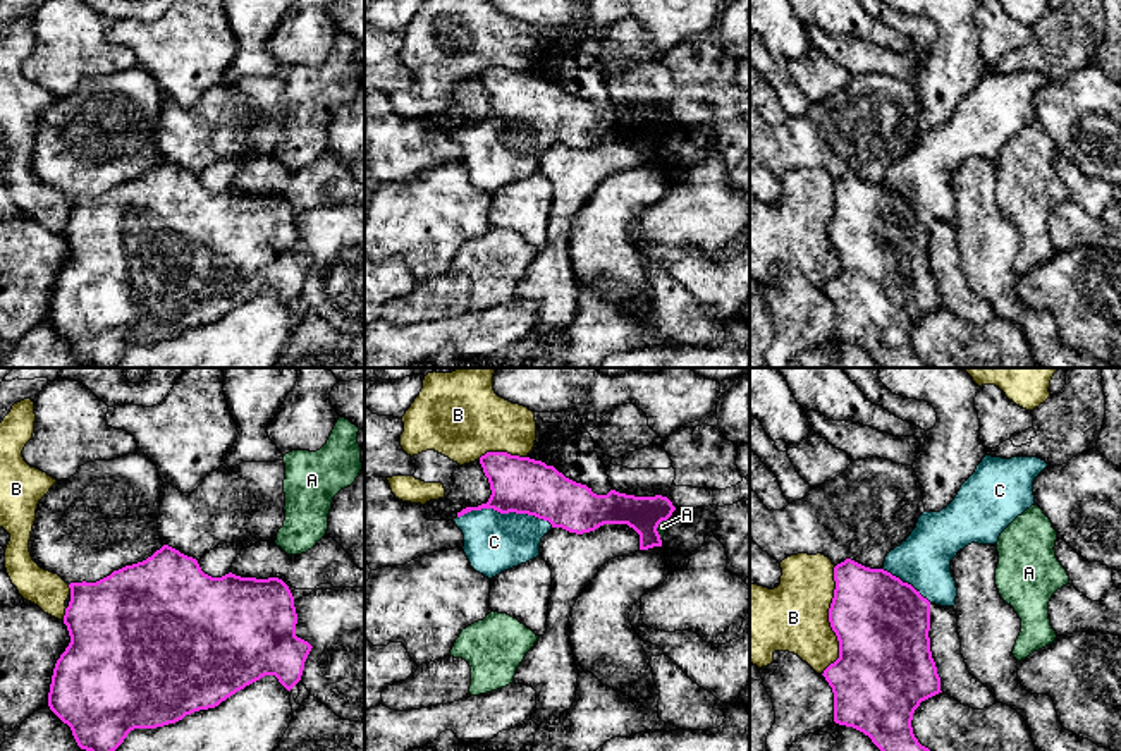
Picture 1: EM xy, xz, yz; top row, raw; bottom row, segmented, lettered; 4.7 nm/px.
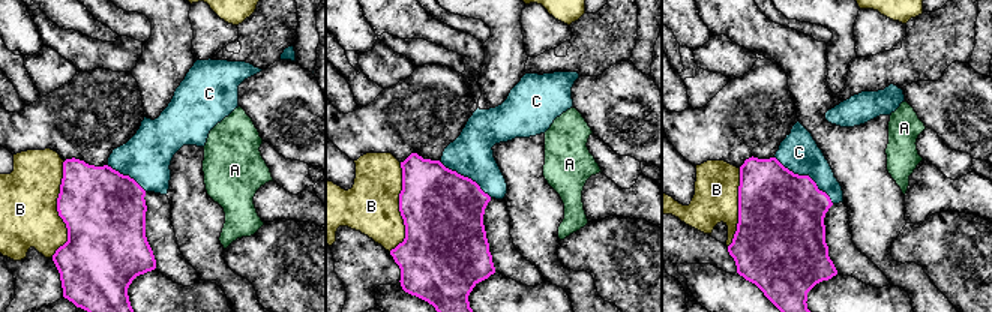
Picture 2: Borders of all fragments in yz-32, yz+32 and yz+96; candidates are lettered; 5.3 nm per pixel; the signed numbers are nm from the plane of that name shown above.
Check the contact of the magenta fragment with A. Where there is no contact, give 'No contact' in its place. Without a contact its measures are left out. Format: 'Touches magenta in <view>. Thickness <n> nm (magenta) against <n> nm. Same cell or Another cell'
Touches magenta in xz. Thickness 170 nm (magenta) against 50 nm. Another cell

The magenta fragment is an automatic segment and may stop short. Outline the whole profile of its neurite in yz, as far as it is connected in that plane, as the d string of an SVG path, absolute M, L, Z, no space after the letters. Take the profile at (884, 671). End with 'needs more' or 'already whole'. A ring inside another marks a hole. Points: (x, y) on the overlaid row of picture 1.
M985 455L961 485L954 500L940 512L923 512L911 534L885 557L882 569L865 567L851 559L834 567L834 598L829 622L839 641L839 658L824 670L834 693L834 722L853 727L872 739L880 751L930 751L913 734L911 720L922 701L942 693L930 651L930 605L954 607L958 588L951 560L971 543L995 545L1001 533L1035 504L1033 481L1049 464L1038 457Z | needs more

